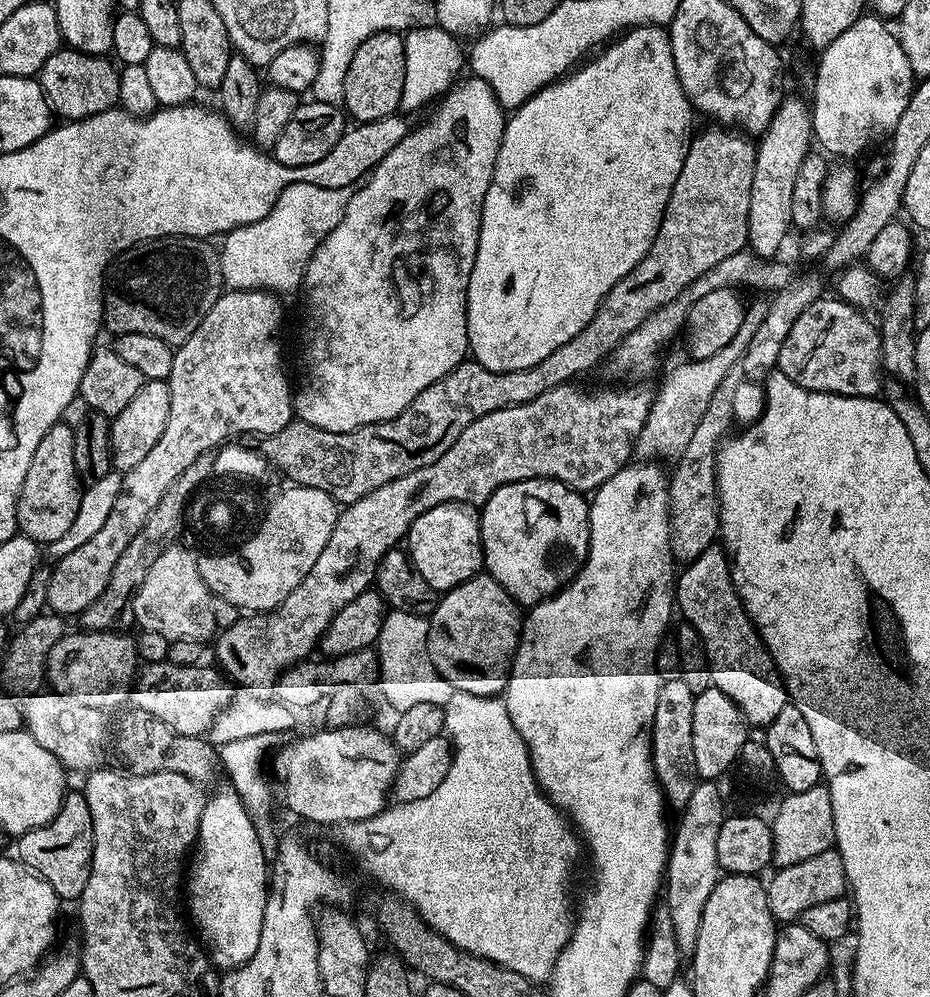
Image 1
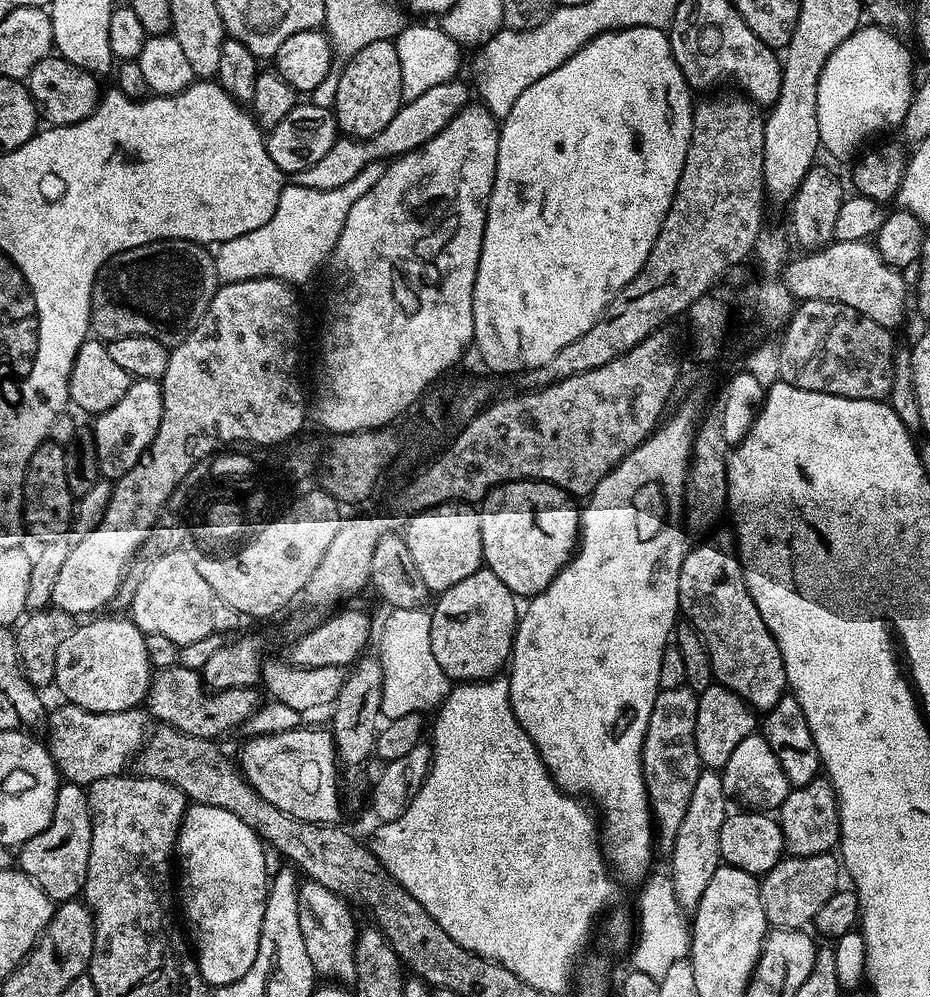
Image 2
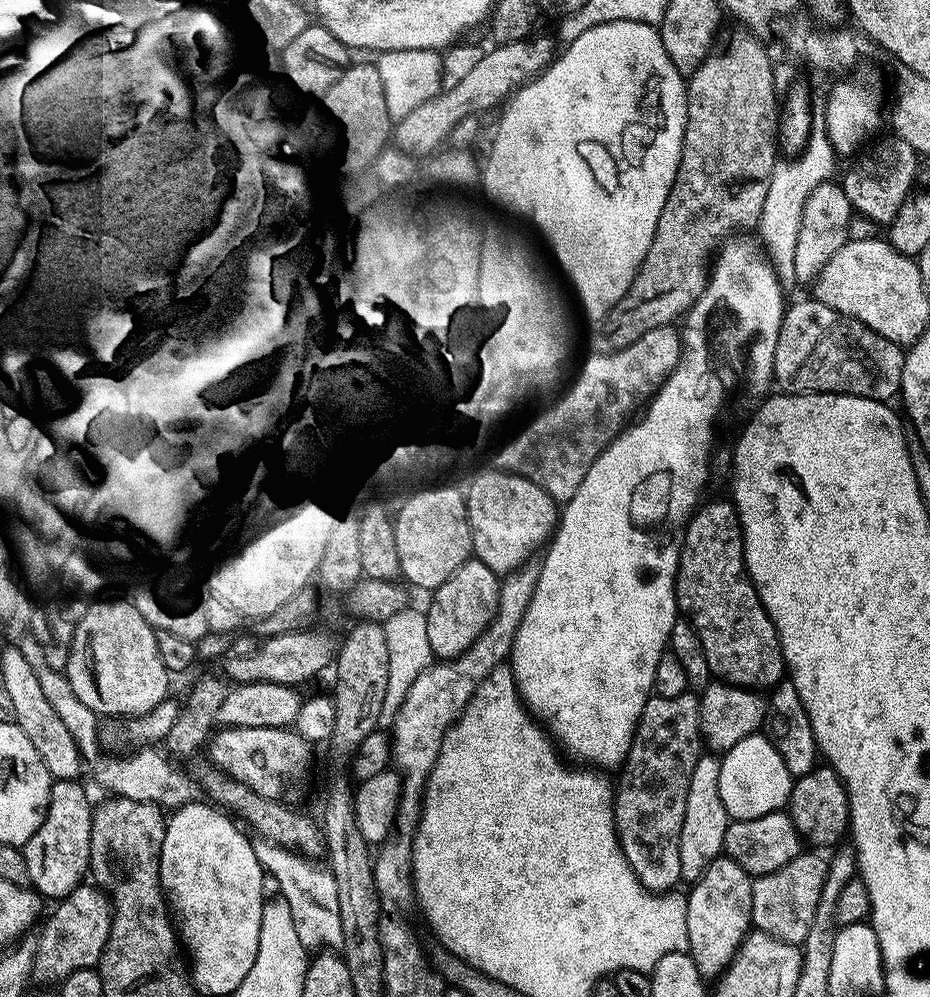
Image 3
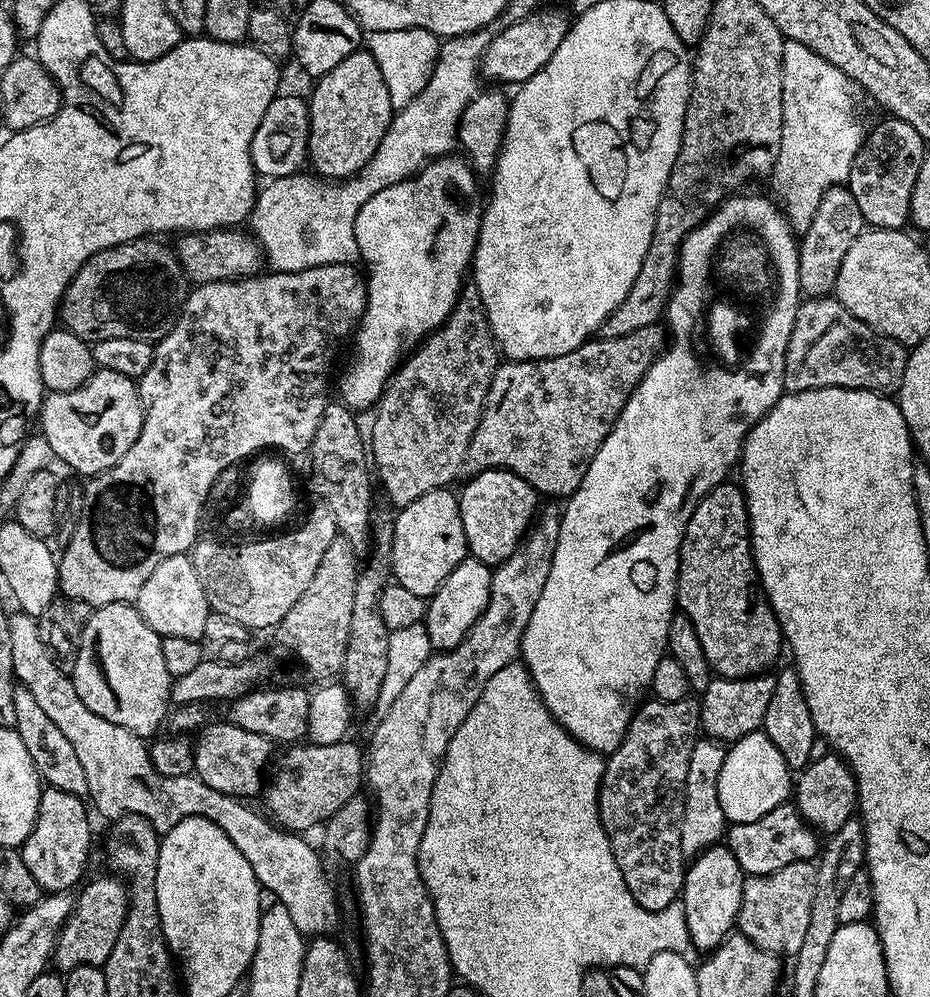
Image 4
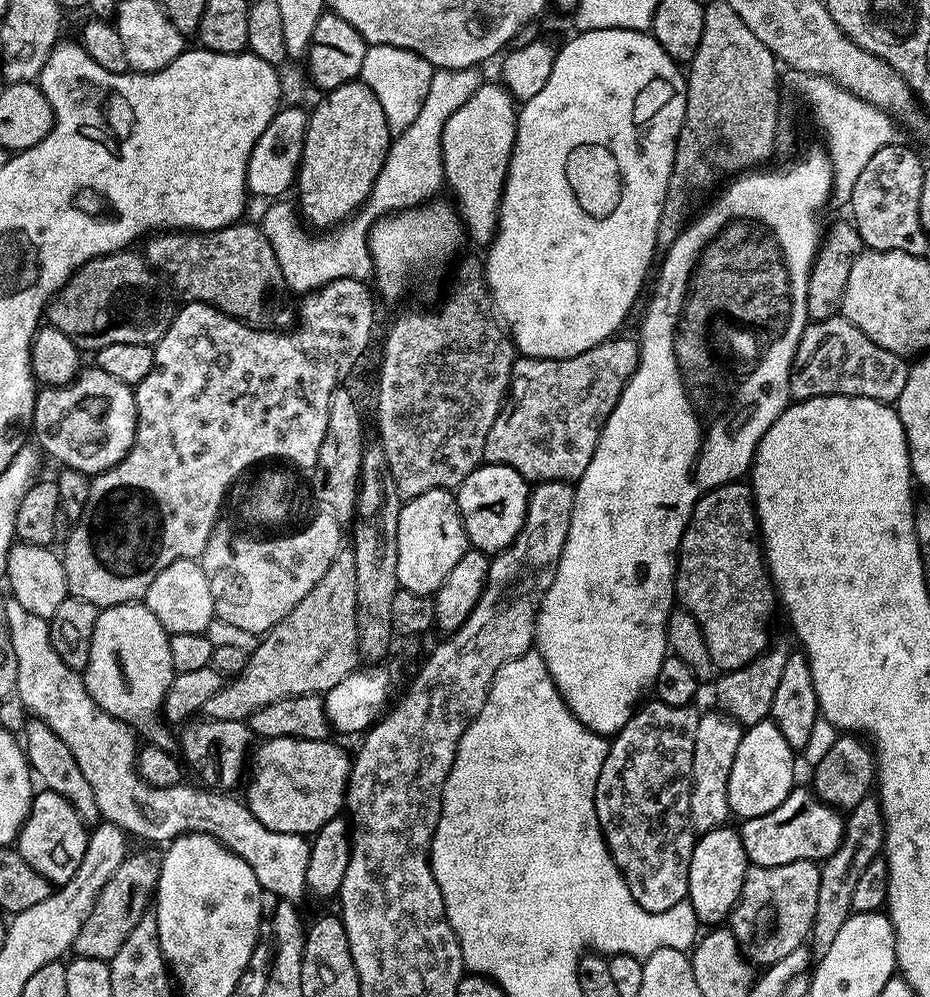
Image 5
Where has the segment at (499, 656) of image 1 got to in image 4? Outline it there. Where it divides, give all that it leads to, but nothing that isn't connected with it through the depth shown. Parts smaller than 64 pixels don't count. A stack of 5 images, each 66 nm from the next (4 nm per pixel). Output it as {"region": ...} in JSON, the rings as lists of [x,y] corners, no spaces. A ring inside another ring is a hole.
{"region":[[[469,554],[427,601],[426,625],[433,649],[457,648],[468,637],[492,598],[492,573],[489,565]]]}

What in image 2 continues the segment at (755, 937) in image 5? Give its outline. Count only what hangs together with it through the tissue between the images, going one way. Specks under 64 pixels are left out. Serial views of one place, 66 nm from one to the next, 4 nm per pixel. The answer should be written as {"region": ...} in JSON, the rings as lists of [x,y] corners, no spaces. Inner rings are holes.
{"region":[[[823,852],[813,856],[789,855],[787,858],[781,858],[770,871],[764,873],[760,880],[762,910],[766,910],[769,925],[772,928],[807,929],[815,921],[818,910],[822,910],[825,902],[841,887],[840,876],[842,880],[842,864],[832,852]]]}

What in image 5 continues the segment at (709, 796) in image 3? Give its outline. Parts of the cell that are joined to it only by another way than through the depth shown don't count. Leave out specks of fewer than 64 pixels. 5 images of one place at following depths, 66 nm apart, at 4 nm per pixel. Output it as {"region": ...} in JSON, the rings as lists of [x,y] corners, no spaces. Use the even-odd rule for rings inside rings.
{"region":[[[701,715],[698,734],[694,734],[694,762],[692,763],[692,789],[690,790],[690,810],[688,823],[691,831],[703,834],[715,828],[725,827],[730,820],[728,806],[728,782],[734,758],[742,735],[741,725],[723,715]]]}

